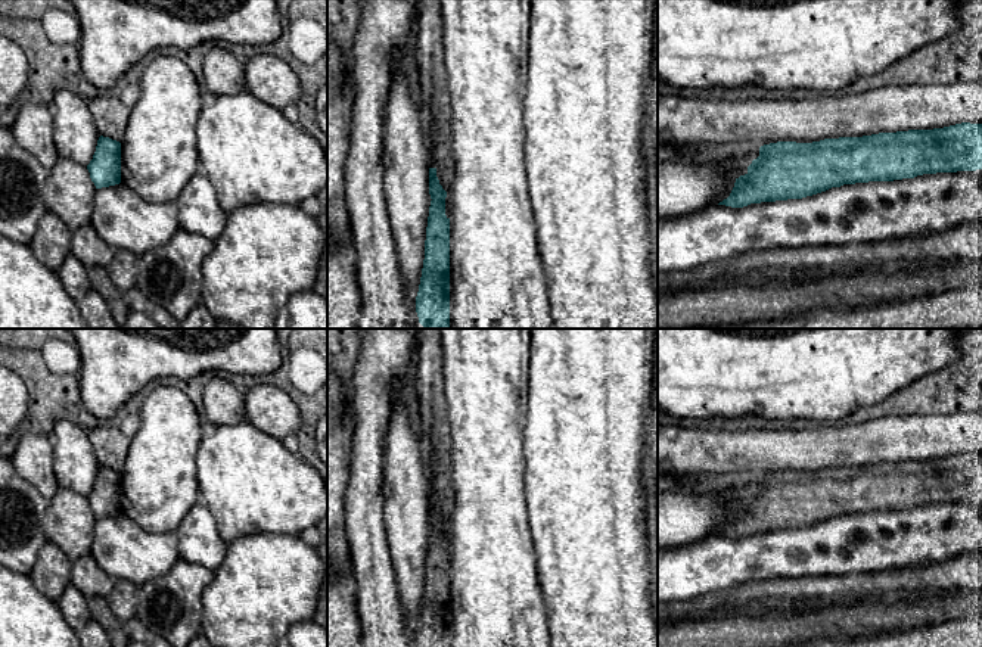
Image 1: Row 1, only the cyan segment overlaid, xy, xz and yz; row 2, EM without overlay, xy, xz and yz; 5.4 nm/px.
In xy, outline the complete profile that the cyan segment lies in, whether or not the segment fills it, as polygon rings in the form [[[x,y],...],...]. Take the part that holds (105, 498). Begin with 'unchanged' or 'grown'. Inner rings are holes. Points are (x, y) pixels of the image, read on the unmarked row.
unchanged; [[[100,466],[93,489],[87,495],[96,519],[121,513],[121,473]]]

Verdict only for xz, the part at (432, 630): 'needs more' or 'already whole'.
already whole

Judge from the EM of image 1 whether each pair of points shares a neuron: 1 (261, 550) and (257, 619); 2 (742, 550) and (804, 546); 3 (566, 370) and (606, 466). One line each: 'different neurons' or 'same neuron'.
1: same neuron
2: same neuron
3: same neuron

